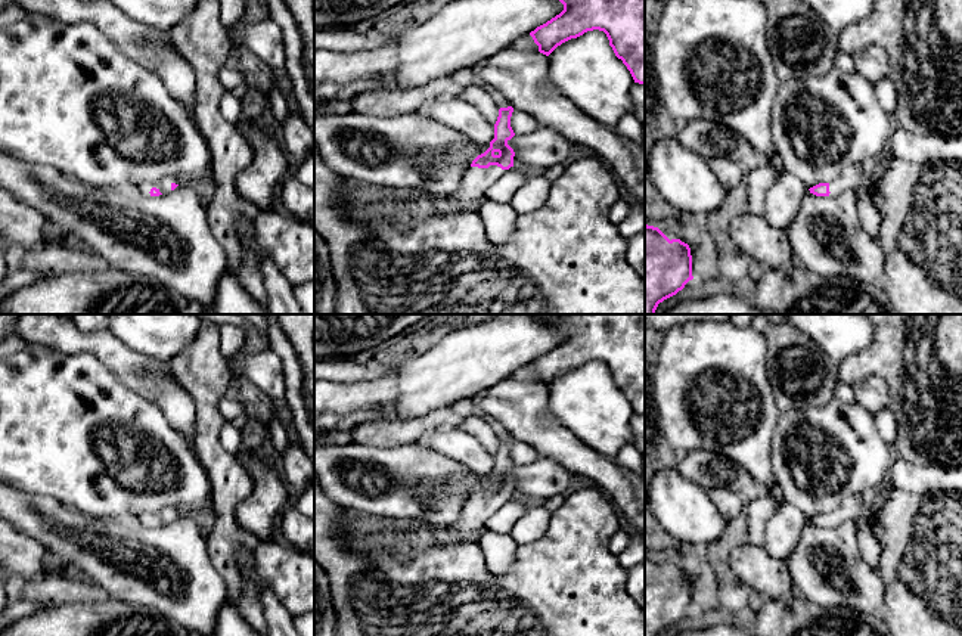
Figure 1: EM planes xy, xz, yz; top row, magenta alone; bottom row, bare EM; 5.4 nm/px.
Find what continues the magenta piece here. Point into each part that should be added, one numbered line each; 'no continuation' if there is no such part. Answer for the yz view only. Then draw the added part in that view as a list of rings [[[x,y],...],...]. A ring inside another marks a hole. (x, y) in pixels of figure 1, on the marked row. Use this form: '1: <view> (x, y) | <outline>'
1: yz (850, 177) | [[[853,164],[841,170],[841,173],[829,182],[829,196],[838,196],[845,190],[859,189],[863,183],[863,170],[860,164]]]

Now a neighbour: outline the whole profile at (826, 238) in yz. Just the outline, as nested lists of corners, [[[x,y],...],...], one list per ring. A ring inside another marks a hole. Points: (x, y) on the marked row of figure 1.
[[[807,189],[785,233],[795,261],[804,269],[822,277],[847,277],[863,285],[884,286],[885,255],[878,239],[862,229],[857,201],[854,189],[838,196],[816,196]]]

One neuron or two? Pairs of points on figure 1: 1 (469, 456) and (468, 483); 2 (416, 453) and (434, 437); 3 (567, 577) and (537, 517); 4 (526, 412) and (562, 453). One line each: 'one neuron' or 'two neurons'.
1: two neurons
2: two neurons
3: two neurons
4: one neuron

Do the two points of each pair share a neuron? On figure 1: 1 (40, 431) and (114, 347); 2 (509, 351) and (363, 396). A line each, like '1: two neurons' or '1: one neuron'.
1: two neurons
2: one neuron

